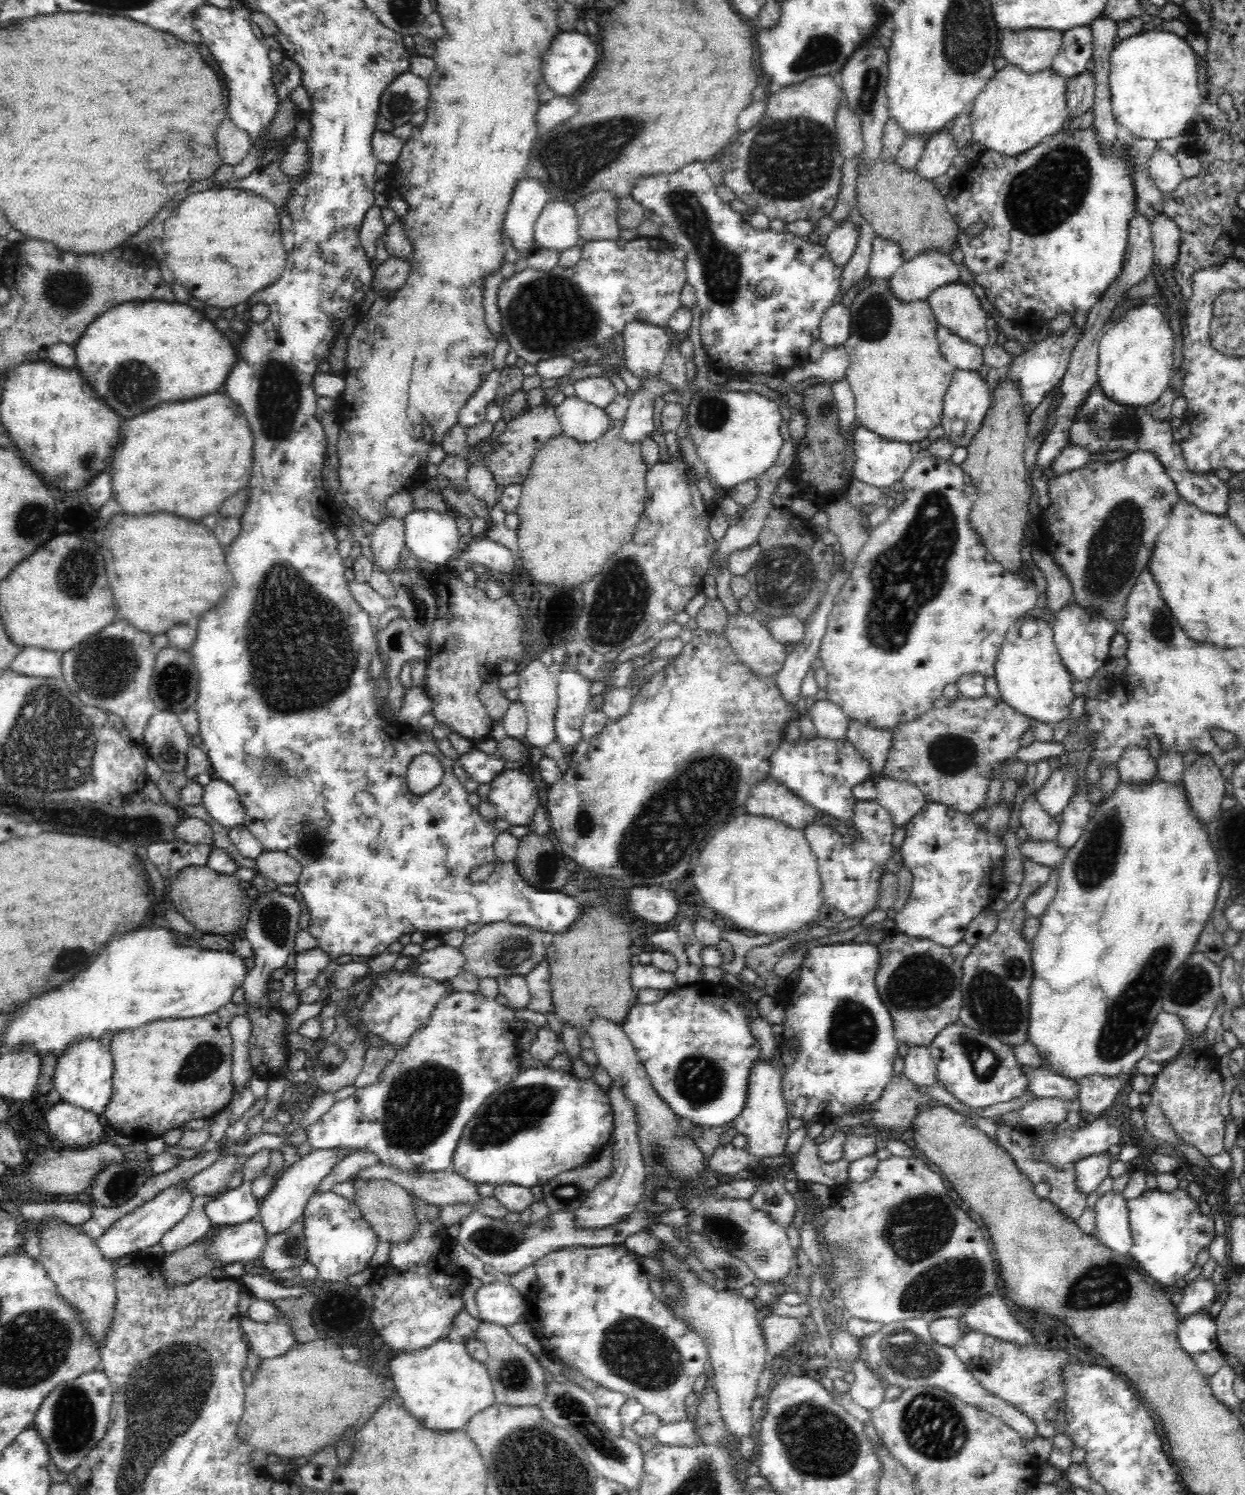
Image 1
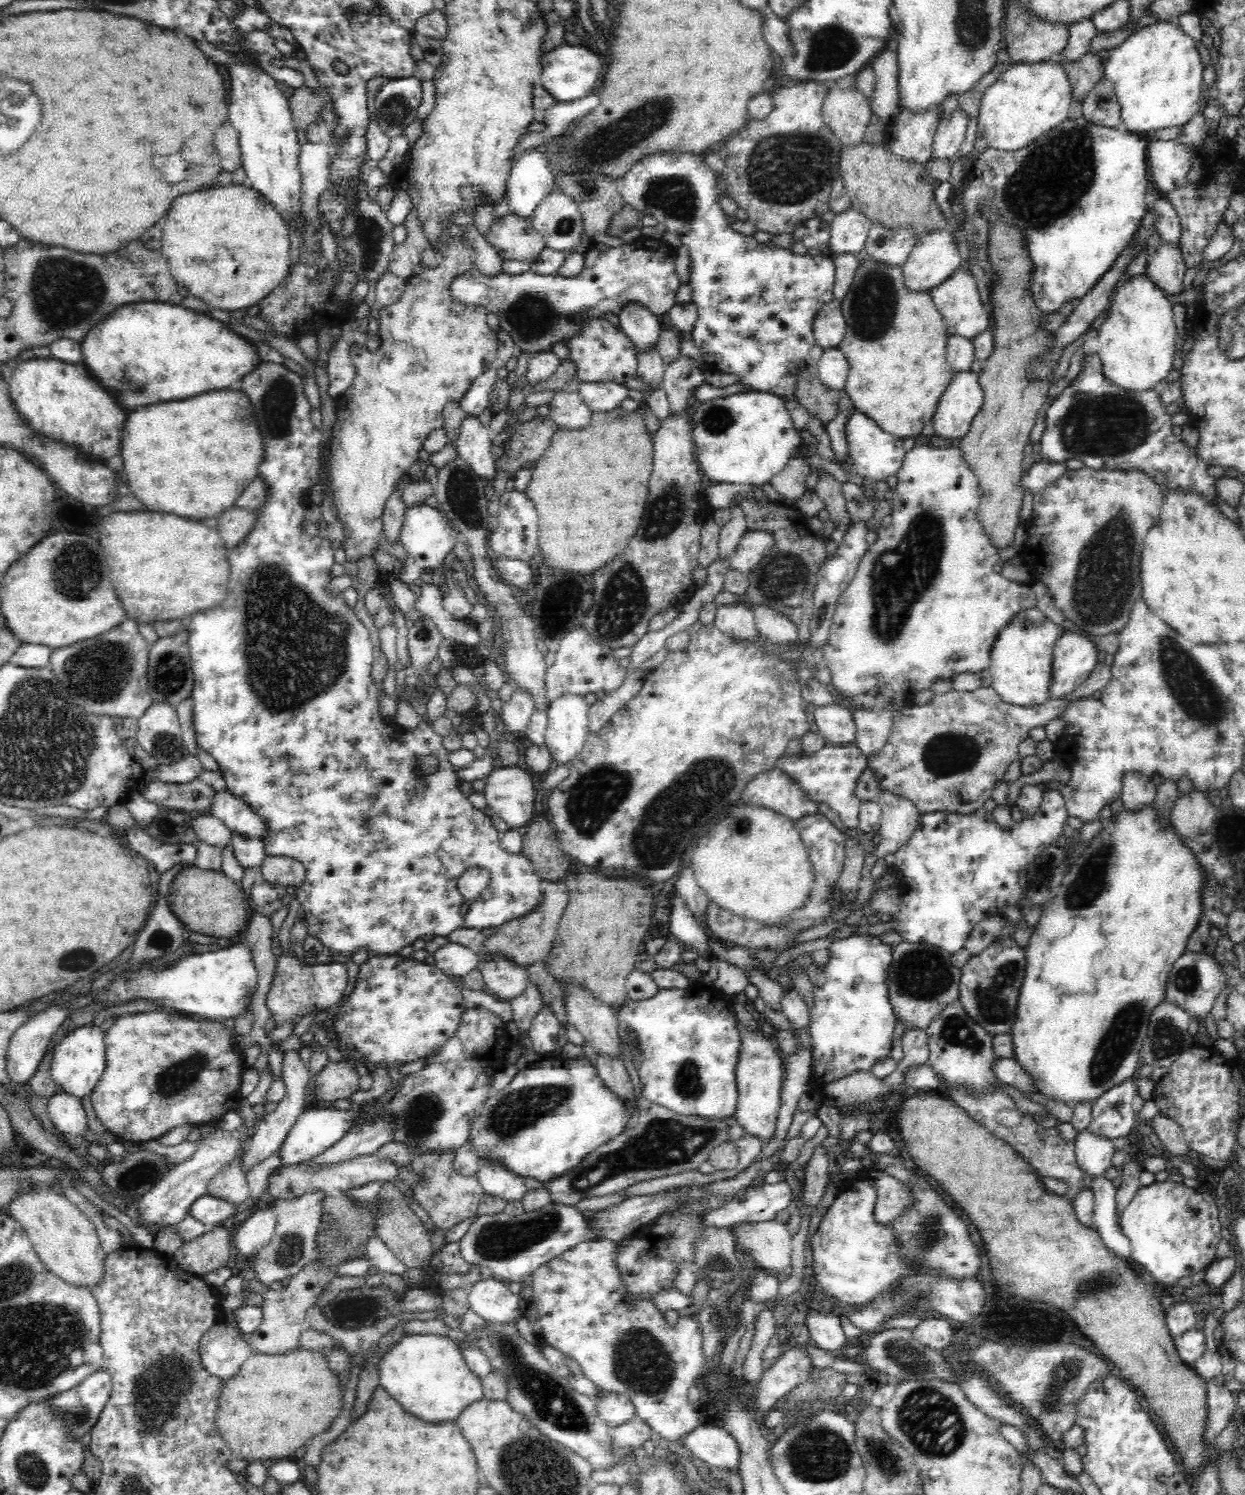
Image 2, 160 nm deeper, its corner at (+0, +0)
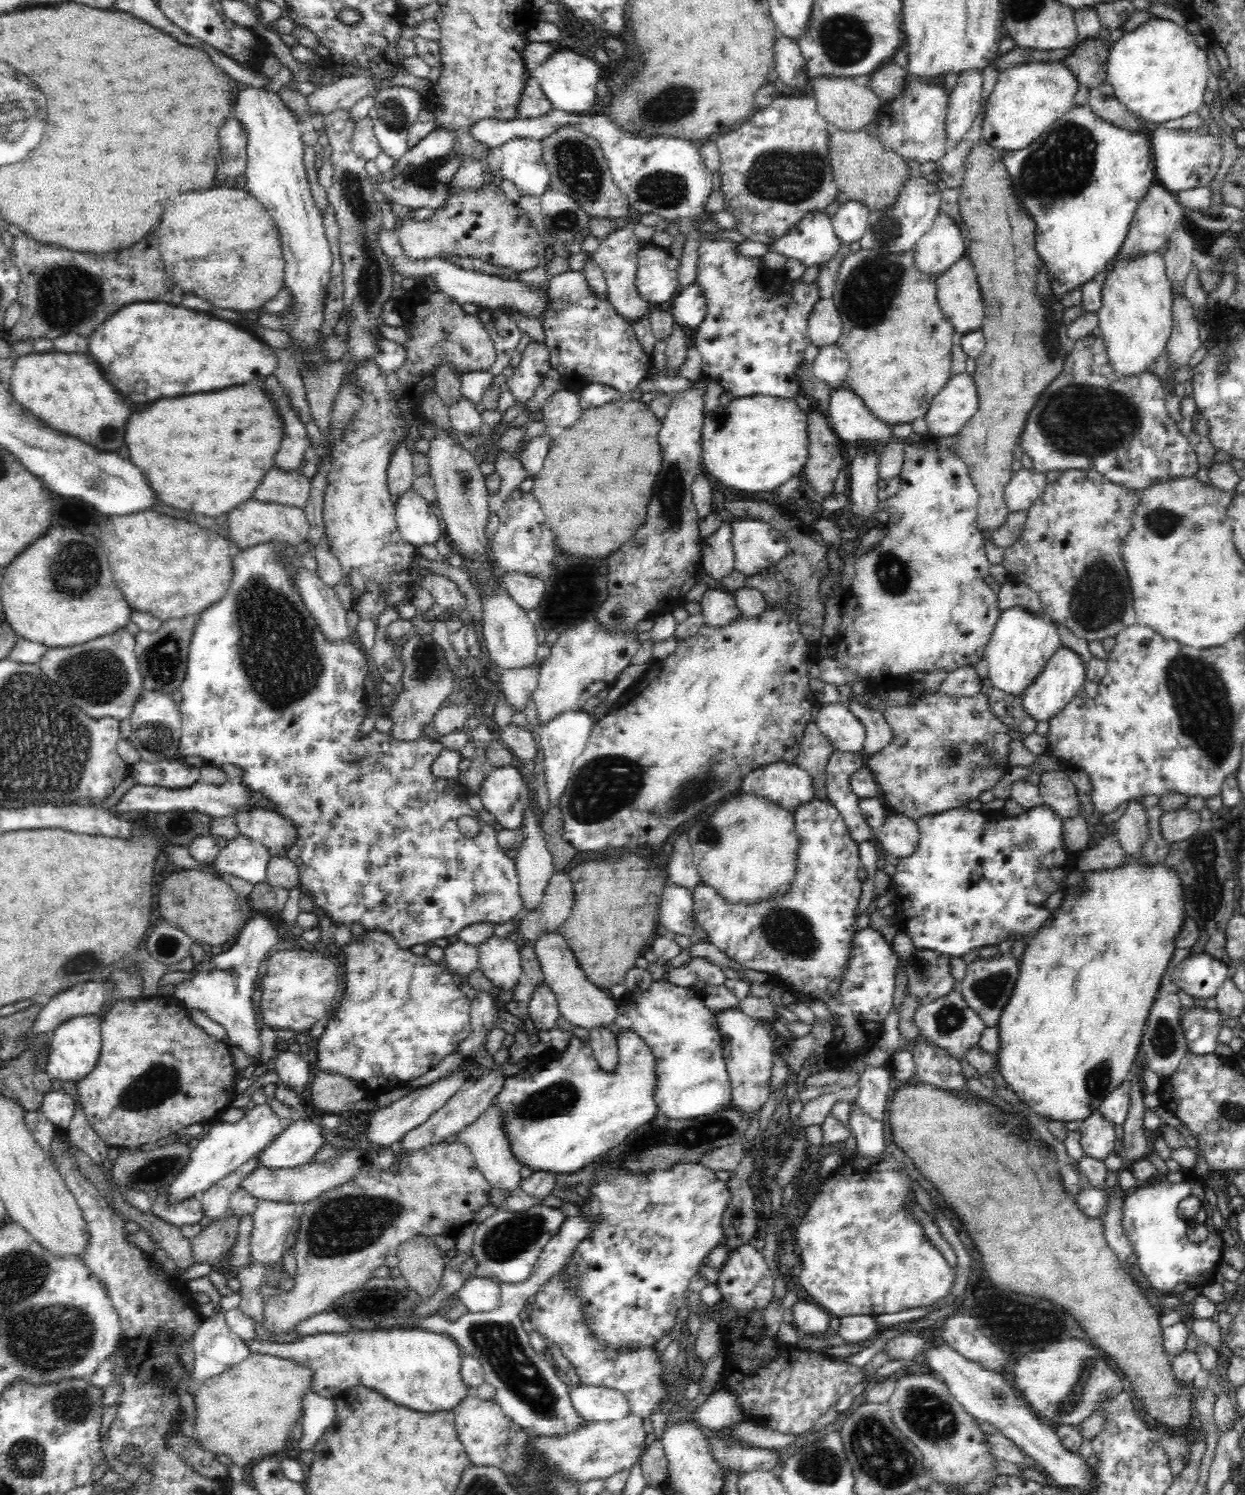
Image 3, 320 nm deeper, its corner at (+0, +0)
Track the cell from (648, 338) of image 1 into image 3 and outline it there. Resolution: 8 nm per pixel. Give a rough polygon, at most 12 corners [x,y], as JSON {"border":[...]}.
{"border":[[633,224],[601,240],[592,255],[606,299],[630,323],[652,307],[635,286],[643,244]]}

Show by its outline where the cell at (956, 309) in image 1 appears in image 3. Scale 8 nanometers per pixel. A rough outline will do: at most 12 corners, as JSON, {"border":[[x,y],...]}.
{"border":[[963,255],[937,275],[937,301],[956,334],[980,329],[985,306]]}

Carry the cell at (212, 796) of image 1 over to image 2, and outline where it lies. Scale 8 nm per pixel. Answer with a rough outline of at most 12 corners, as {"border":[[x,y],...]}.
{"border":[[229,791],[215,794],[210,814],[234,835],[262,840],[267,826]]}

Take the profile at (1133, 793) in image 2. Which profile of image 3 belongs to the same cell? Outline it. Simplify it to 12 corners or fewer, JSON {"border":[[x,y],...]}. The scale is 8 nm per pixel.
{"border":[[1134,799],[1109,824],[1120,847],[1139,856],[1150,836],[1146,811]]}

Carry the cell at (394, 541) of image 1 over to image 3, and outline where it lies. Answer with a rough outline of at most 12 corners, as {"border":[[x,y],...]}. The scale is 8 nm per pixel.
{"border":[[394,444],[386,470],[391,499],[398,500],[415,477],[412,452]]}

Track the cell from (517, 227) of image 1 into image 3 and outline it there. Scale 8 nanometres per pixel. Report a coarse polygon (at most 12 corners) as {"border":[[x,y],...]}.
{"border":[[540,141],[497,147],[504,179],[519,194],[541,196],[550,176]]}

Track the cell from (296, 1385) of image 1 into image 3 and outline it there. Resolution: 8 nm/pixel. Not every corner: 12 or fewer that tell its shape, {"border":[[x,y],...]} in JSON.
{"border":[[250,1353],[194,1390],[192,1440],[246,1466],[282,1452],[312,1371]]}

